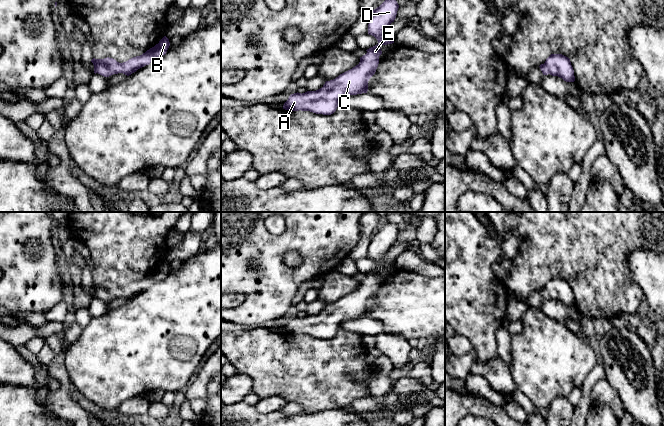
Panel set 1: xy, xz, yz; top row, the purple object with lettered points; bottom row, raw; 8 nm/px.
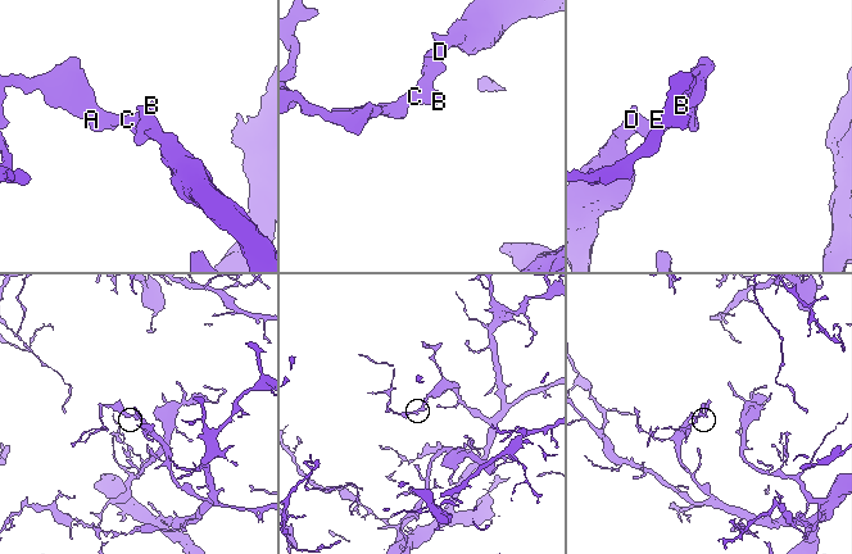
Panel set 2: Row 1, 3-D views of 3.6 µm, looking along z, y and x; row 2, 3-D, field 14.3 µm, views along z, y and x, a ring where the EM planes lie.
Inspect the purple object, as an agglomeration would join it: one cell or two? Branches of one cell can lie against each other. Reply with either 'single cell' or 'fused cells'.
single cell

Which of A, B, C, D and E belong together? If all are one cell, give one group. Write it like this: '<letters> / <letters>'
A B C D E

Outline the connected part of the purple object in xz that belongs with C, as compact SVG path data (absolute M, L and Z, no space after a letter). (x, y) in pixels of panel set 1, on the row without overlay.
M387 222L370 237L368 258L374 260L378 268L366 274L367 277L360 281L358 289L335 303L326 305L323 311L316 315L291 318L283 333L331 339L336 335L343 319L367 317L368 305L375 298L379 280L382 278L380 270L394 267L394 263L386 263L383 257L394 246L398 232L396 224Z

